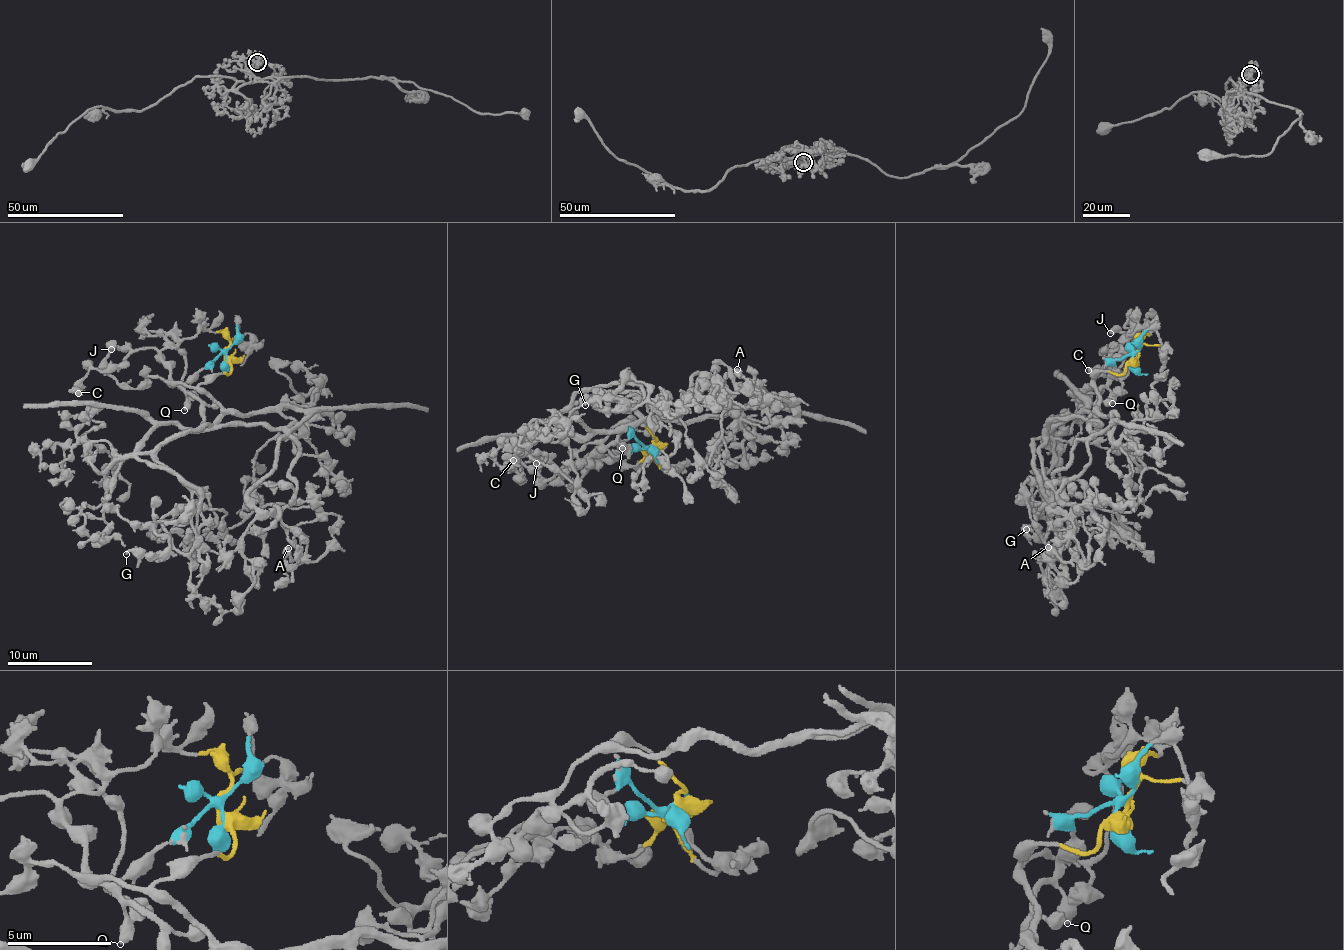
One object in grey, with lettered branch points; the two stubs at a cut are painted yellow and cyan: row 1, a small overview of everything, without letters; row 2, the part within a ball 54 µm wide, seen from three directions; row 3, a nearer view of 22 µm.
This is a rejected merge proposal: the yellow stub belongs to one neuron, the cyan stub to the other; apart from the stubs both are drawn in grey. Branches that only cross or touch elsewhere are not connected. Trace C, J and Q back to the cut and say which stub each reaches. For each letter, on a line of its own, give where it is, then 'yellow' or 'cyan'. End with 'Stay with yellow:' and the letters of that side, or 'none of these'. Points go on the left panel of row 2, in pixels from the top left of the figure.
C: place (78, 393); cyan
J: place (111, 349); yellow
Q: place (184, 410); cyan
Stay with yellow: J

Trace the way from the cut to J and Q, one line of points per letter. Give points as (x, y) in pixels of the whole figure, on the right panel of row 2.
J: (1133, 357), (1120, 374), (1096, 371), (1093, 380), (1110, 365), (1119, 376), (1131, 339), (1109, 333)
Q: (1133, 357), (1128, 354), (1114, 361), (1114, 368), (1108, 379), (1112, 404)

